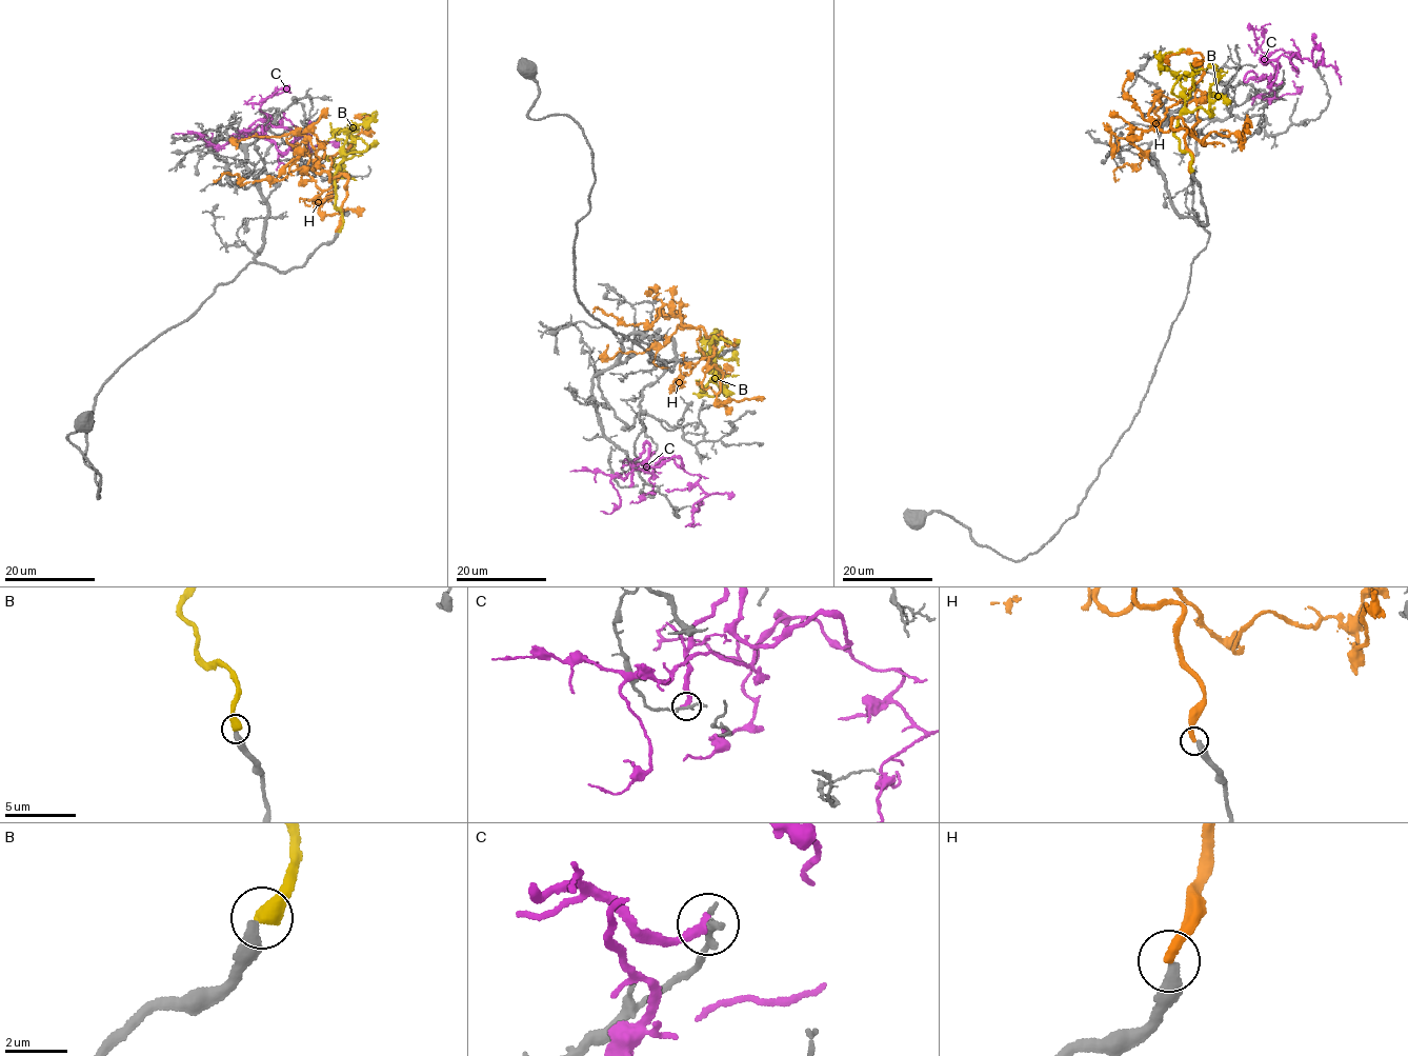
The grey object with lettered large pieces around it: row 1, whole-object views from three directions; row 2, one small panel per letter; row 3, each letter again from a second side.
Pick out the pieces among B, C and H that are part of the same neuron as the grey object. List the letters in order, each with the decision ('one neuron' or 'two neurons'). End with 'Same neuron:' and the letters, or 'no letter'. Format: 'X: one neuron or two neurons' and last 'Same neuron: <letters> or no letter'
B: two neurons
C: two neurons
H: two neurons
Same neuron: no letter

